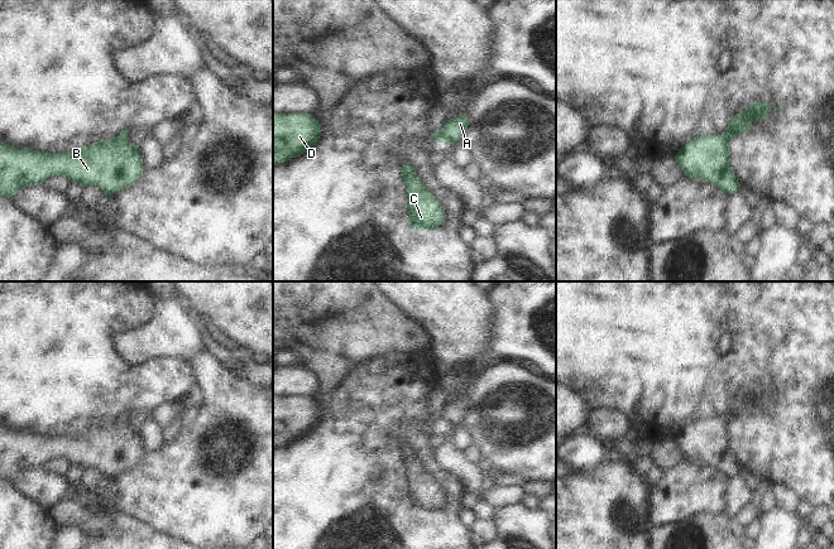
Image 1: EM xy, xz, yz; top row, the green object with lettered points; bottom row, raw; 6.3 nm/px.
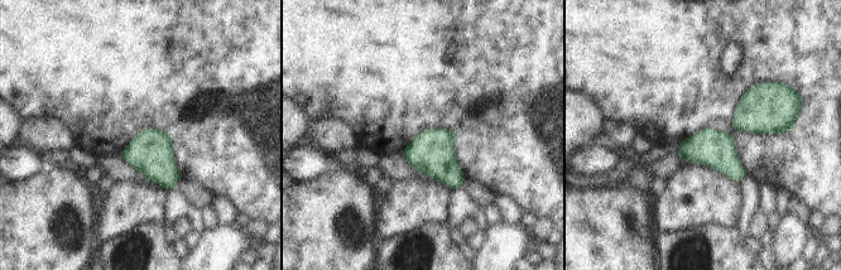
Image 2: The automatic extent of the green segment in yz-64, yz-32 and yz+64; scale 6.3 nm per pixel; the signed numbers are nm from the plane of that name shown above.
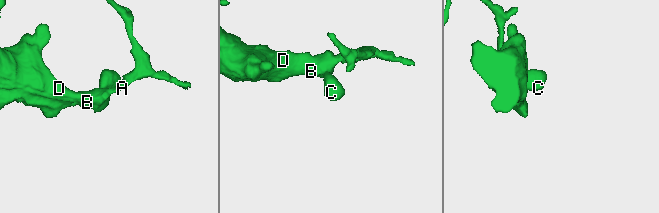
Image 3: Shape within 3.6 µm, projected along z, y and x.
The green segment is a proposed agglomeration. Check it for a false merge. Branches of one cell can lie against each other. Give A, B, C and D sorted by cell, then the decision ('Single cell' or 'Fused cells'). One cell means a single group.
Groups: A B C D. Single cell.

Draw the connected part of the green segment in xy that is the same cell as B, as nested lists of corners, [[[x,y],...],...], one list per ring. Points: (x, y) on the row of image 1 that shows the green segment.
[[[123,130],[111,140],[68,153],[40,153],[0,140],[0,196],[11,199],[23,186],[43,183],[53,175],[63,175],[82,186],[97,186],[105,196],[129,188],[144,165],[128,134]]]

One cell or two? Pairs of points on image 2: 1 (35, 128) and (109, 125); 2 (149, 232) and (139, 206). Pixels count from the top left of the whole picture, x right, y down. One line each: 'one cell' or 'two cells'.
1: two cells
2: two cells

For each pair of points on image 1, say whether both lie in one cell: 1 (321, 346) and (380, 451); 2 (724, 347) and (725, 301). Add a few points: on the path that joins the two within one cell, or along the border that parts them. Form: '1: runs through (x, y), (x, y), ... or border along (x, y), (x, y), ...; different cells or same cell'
1: border along (364, 361), (355, 365), (332, 389), (317, 389); different cells
2: border along (727, 337), (718, 346), (718, 352), (722, 356); different cells

